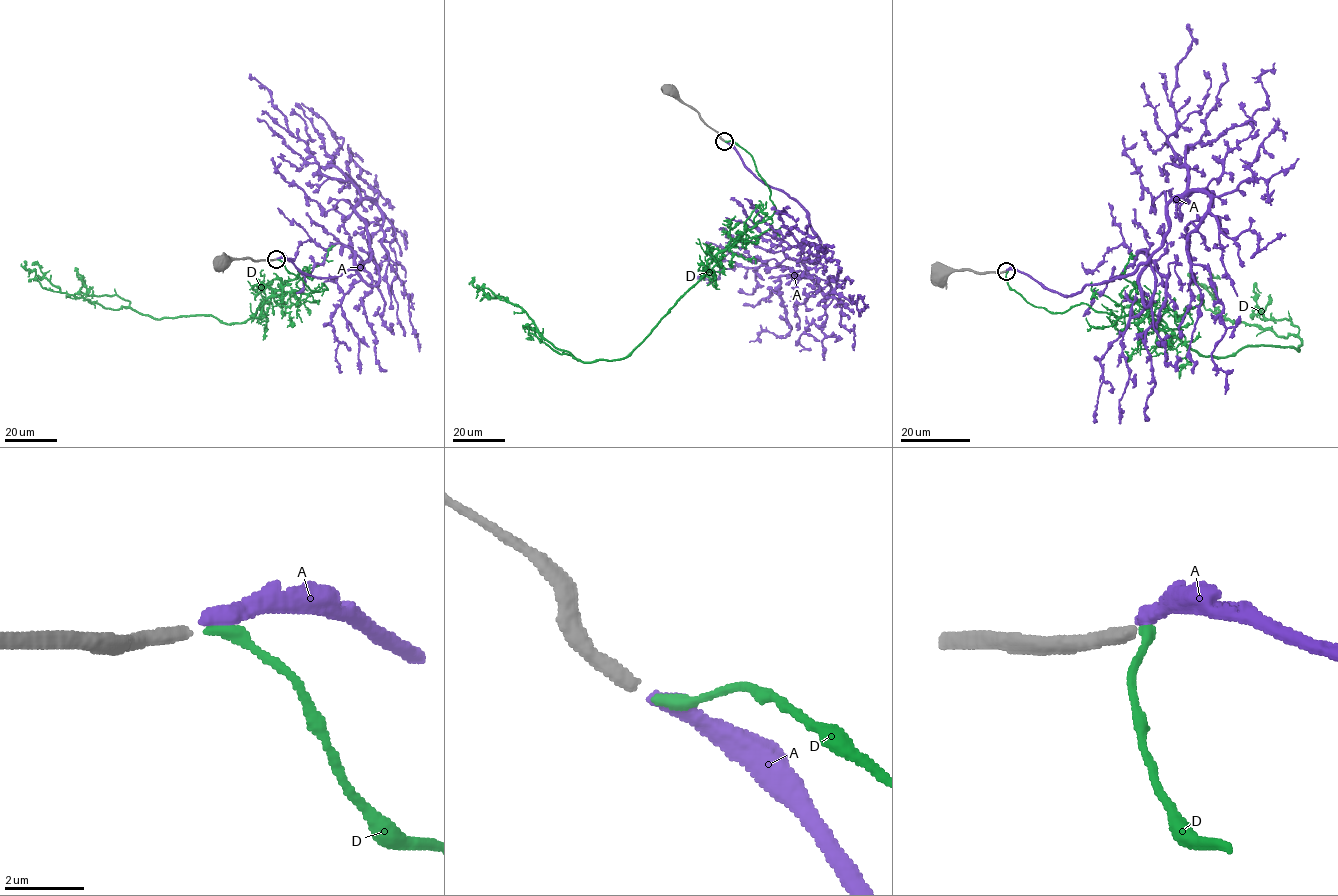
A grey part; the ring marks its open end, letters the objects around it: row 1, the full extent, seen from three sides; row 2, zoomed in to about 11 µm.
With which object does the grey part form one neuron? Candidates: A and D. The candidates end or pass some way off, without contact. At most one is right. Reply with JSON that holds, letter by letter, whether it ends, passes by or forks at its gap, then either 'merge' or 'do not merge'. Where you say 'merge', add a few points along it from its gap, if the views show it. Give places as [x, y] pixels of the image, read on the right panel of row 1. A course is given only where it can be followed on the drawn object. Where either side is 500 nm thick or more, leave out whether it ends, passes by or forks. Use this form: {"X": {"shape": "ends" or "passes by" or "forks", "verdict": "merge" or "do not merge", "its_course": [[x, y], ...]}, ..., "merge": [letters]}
{"A": {"shape": "ends", "verdict": "merge", "its_course": [[1007, 270], [1062, 295], [1129, 276], [1169, 204], [1204, 192], [1186, 253], [1223, 305], [1225, 394]]}, "D": {"shape": "ends", "verdict": "do not merge"}, "merge": ["A"]}

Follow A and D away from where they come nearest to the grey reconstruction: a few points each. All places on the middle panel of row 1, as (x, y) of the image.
A: (724, 141), (806, 213), (819, 247), (802, 263), (819, 289), (831, 290), (830, 276), (837, 293), (867, 305)
D: (725, 141), (753, 159), (775, 212), (708, 260), (624, 357), (582, 362), (556, 349), (472, 277)

